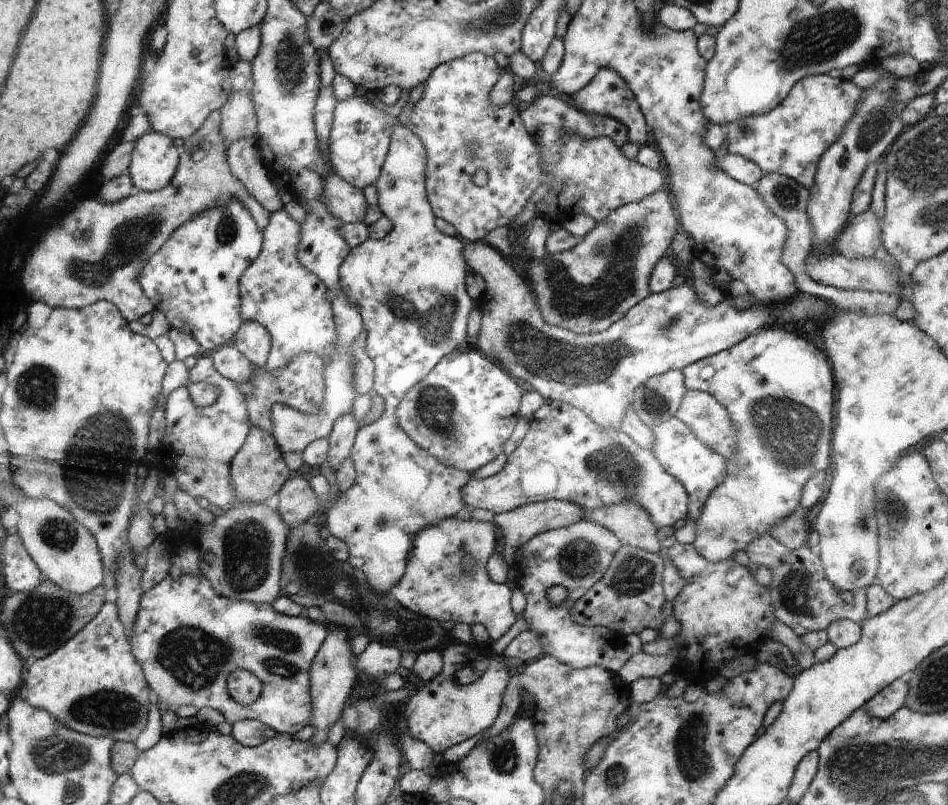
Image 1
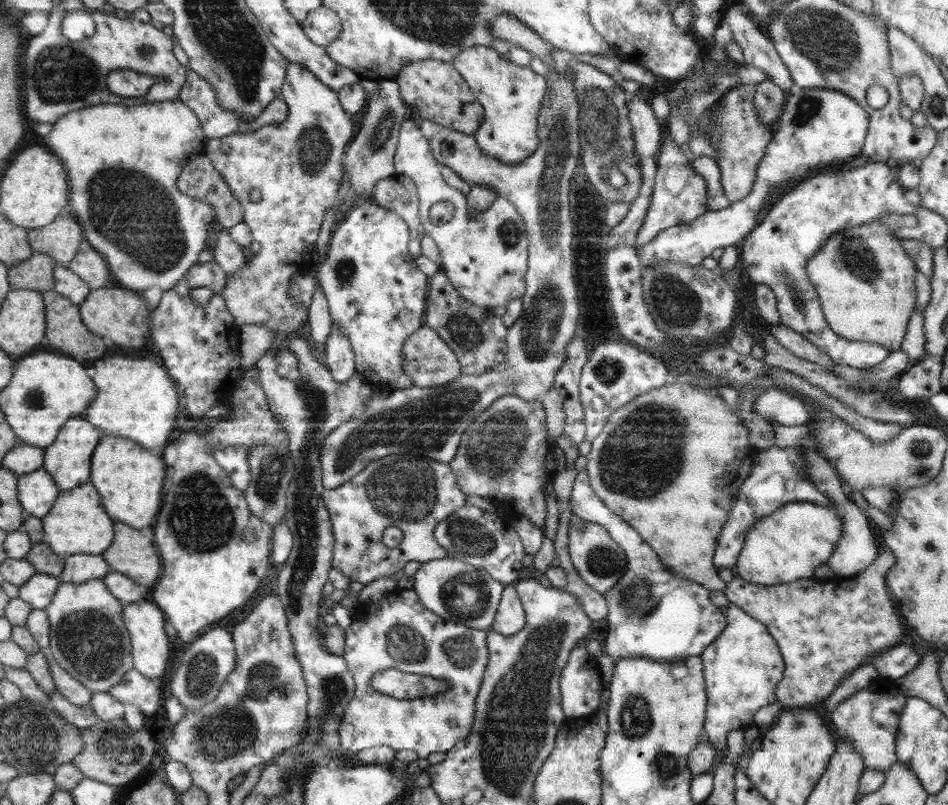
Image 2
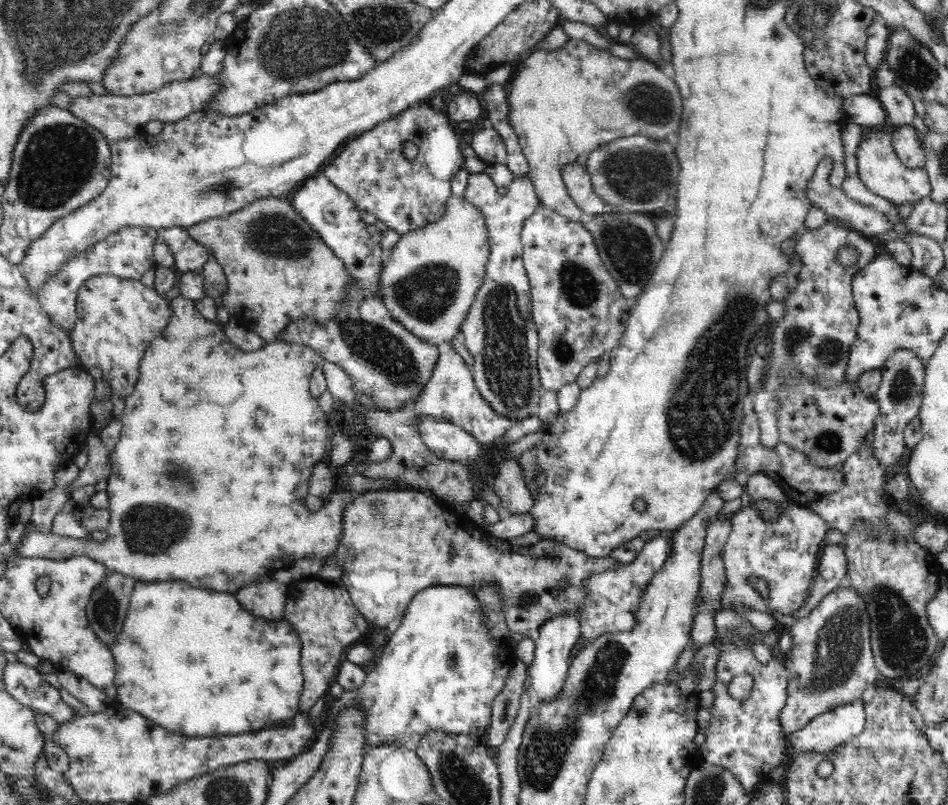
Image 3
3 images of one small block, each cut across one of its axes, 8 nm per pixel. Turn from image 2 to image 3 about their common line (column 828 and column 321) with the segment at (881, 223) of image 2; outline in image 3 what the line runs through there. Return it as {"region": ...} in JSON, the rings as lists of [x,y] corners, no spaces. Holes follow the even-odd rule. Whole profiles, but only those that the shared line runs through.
{"region":[[[289,197],[256,199],[229,215],[209,218],[190,226],[188,233],[216,258],[225,272],[228,290],[222,296],[223,308],[226,308],[240,325],[253,330],[266,341],[281,341],[279,336],[285,328],[304,316],[324,326],[336,316],[336,310],[342,306],[342,300],[346,296],[344,290],[350,284],[350,275],[344,267],[344,261],[334,254],[323,242],[323,238],[294,211]]]}

